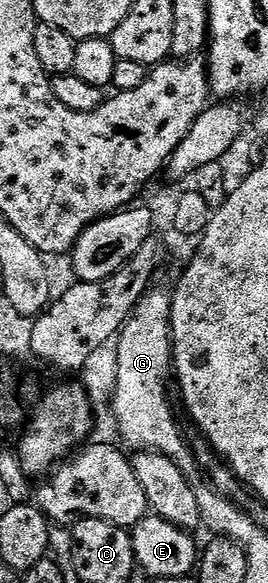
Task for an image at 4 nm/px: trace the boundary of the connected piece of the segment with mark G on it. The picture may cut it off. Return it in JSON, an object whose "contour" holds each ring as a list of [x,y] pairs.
{"contour":[[[159,286],[153,287],[149,290],[145,296],[136,304],[136,309],[128,316],[128,320],[124,323],[123,328],[120,330],[118,339],[115,341],[117,354],[118,354],[118,378],[116,392],[112,396],[111,409],[112,414],[117,418],[117,426],[120,431],[119,439],[125,440],[126,443],[132,447],[132,450],[143,450],[145,452],[157,452],[162,454],[166,458],[170,458],[170,462],[174,462],[174,466],[178,466],[178,470],[182,470],[182,474],[187,480],[193,482],[199,481],[200,472],[196,469],[196,456],[188,449],[188,444],[184,441],[184,436],[180,433],[180,426],[176,422],[176,416],[172,413],[172,406],[168,402],[168,380],[170,384],[170,373],[173,371],[174,365],[172,363],[172,293],[166,287],[159,288]]]}

